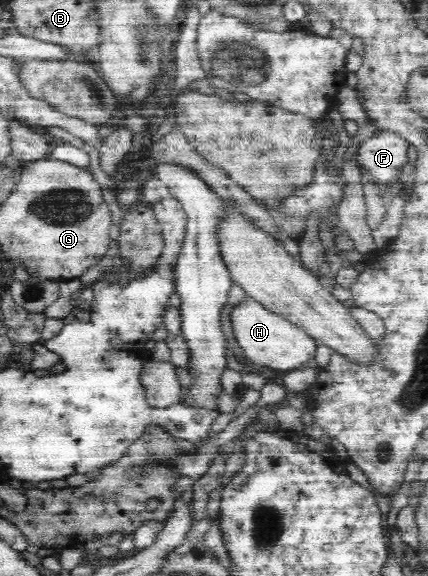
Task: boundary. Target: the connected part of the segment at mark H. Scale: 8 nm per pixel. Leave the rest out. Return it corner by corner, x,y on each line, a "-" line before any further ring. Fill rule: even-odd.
250,297
231,311
231,322
235,339
244,350
246,360
250,362
266,365
278,371
292,371
300,369
310,359
316,359
318,343
313,336

